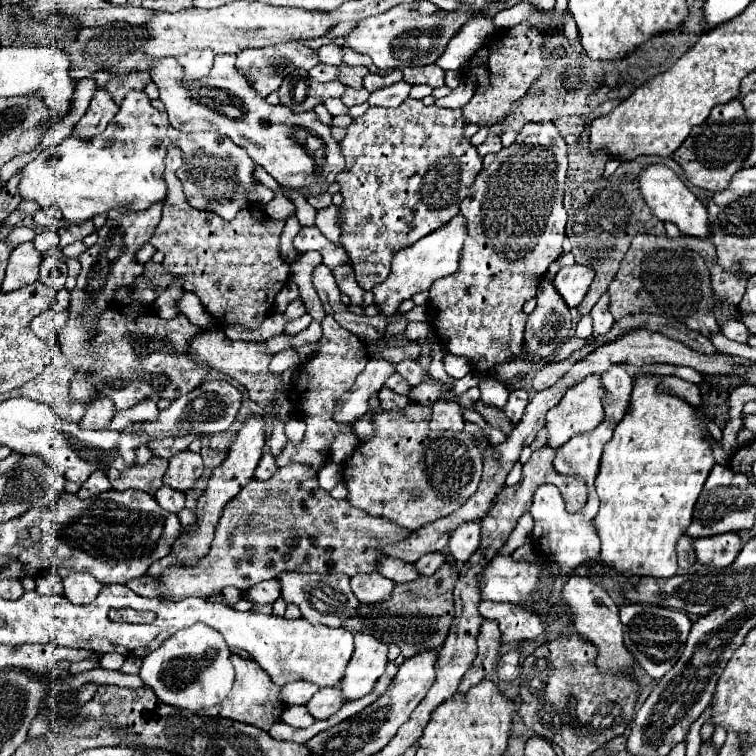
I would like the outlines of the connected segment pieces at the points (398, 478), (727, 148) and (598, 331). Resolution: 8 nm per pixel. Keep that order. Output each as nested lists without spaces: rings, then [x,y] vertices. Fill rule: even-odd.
[[[408,403],[398,411],[380,411],[374,417],[376,437],[360,443],[354,455],[344,463],[344,483],[348,487],[350,505],[374,515],[386,517],[406,529],[420,529],[446,513],[452,499],[466,503],[478,489],[482,479],[482,449],[472,433],[466,431],[430,431],[430,407]]]
[[[732,99],[726,105],[718,105],[712,109],[710,117],[704,125],[694,127],[692,133],[686,137],[686,141],[680,145],[678,151],[674,151],[672,159],[678,161],[678,165],[684,169],[686,179],[706,191],[718,193],[728,189],[734,173],[742,169],[748,153],[752,147],[752,129],[750,121],[744,113],[744,107],[738,99]]]
[[[608,293],[602,295],[602,299],[598,301],[598,305],[594,305],[590,315],[594,319],[592,335],[604,335],[610,331],[610,327],[614,325],[614,319],[610,317],[610,311],[608,311]]]

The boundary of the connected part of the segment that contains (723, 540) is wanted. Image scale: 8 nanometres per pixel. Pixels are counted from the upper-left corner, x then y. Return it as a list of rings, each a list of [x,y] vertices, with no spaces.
[[[736,533],[712,535],[706,539],[696,539],[692,543],[692,549],[696,553],[696,561],[700,561],[702,565],[728,567],[740,553],[740,537]]]

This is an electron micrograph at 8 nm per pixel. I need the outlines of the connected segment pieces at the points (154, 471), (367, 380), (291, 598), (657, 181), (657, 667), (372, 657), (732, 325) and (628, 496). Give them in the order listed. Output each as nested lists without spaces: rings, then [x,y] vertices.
[[[154,457],[146,465],[134,465],[126,471],[110,469],[106,475],[110,479],[110,485],[114,491],[126,491],[126,489],[138,489],[154,497],[154,493],[162,487],[162,477],[168,469],[168,461]]]
[[[368,359],[366,369],[356,377],[356,383],[346,391],[334,409],[336,423],[354,423],[368,411],[368,399],[378,393],[384,381],[396,371],[394,363],[384,359]]]
[[[280,573],[276,575],[276,579],[280,581],[280,597],[286,603],[294,603],[302,611],[302,617],[308,619],[310,623],[340,627],[342,621],[350,619],[354,615],[354,609],[358,607],[358,599],[350,589],[350,577],[342,577],[342,573],[340,575]]]
[[[664,165],[646,167],[644,173],[640,173],[640,191],[660,221],[670,221],[670,223],[678,225],[682,235],[702,237],[702,239],[710,237],[708,209],[698,201],[698,197],[682,183],[682,179],[672,169],[664,167]]]
[[[628,603],[620,607],[620,619],[624,627],[624,645],[630,649],[638,665],[652,677],[662,679],[668,669],[674,667],[674,663],[680,659],[682,649],[686,645],[692,621],[686,613],[678,609],[666,609],[666,607],[654,607],[654,605],[640,605],[640,603]]]
[[[354,633],[354,653],[340,681],[340,693],[346,701],[362,699],[372,693],[376,679],[384,673],[386,667],[386,651],[376,637],[368,637],[366,633]]]
[[[726,321],[726,325],[722,325],[722,333],[730,339],[730,341],[736,341],[736,343],[744,343],[750,333],[744,325],[738,325],[736,321]]]
[[[640,375],[638,379],[634,379],[634,387],[632,387],[632,397],[630,397],[630,407],[628,411],[624,413],[622,421],[616,425],[614,429],[614,435],[612,439],[604,445],[604,455],[602,455],[602,463],[600,463],[600,473],[596,477],[596,493],[600,497],[600,511],[594,519],[594,525],[596,525],[596,531],[598,531],[598,537],[602,541],[602,559],[606,565],[614,567],[618,573],[626,573],[626,575],[638,575],[638,577],[672,577],[678,573],[678,565],[676,565],[676,543],[678,539],[684,535],[686,527],[690,525],[692,521],[692,509],[694,509],[694,503],[712,471],[712,467],[716,465],[714,461],[714,455],[712,455],[712,445],[708,443],[710,439],[710,431],[706,427],[706,423],[698,417],[696,409],[686,403],[684,399],[676,397],[676,395],[670,395],[670,393],[664,393],[664,391],[658,391],[658,383],[660,379],[658,377],[652,377],[652,375]]]

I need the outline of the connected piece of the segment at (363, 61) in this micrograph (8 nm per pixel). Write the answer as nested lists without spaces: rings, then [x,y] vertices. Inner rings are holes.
[[[342,47],[343,61],[351,66],[366,66],[372,73],[380,73],[380,70],[371,62],[367,55],[355,53],[349,47]]]

